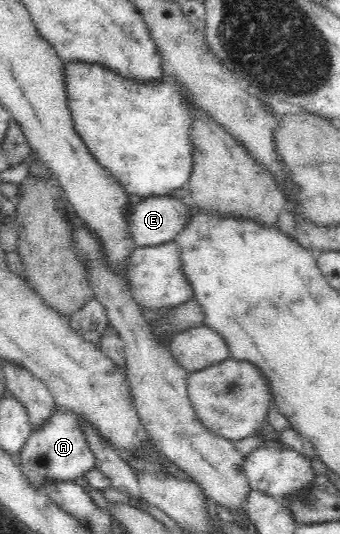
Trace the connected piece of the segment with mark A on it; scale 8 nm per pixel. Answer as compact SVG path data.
M53 408L47 422L34 428L22 447L18 460L22 473L29 482L37 485L41 484L45 478L46 480L73 481L77 478L81 479L89 468L96 466L95 453L89 447L89 441L85 437L82 426L83 423L76 414Z

